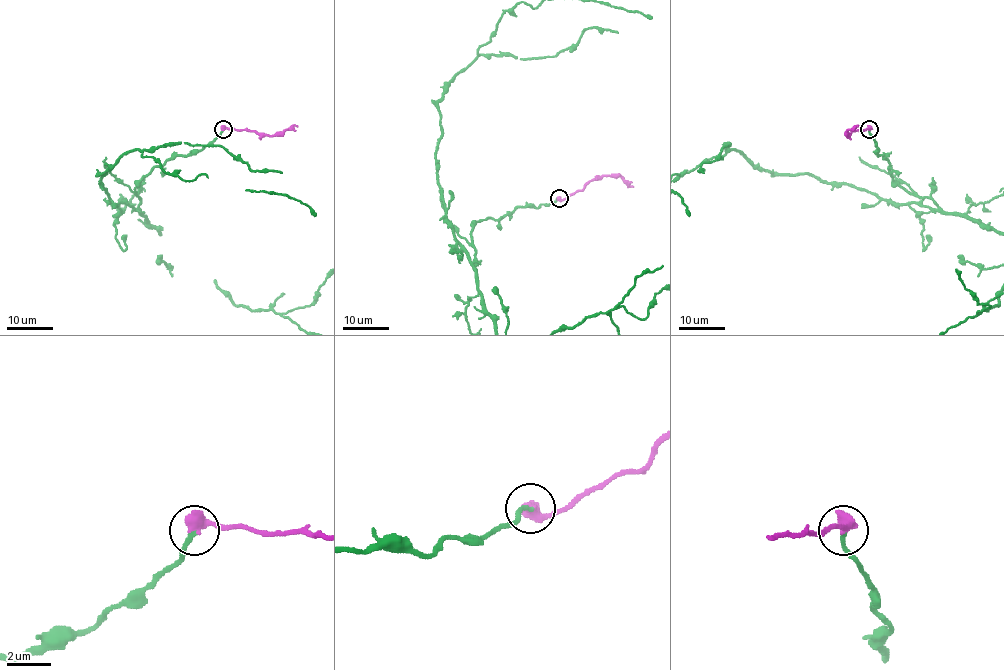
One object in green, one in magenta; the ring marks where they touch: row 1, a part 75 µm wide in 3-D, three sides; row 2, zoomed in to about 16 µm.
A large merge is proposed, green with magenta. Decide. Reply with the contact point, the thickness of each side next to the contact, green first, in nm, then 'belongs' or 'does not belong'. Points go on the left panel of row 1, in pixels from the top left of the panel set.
place (223, 129); calibres 200 and 600 nm; belongs

